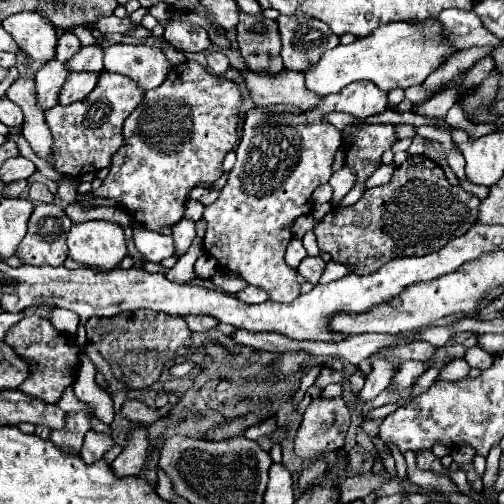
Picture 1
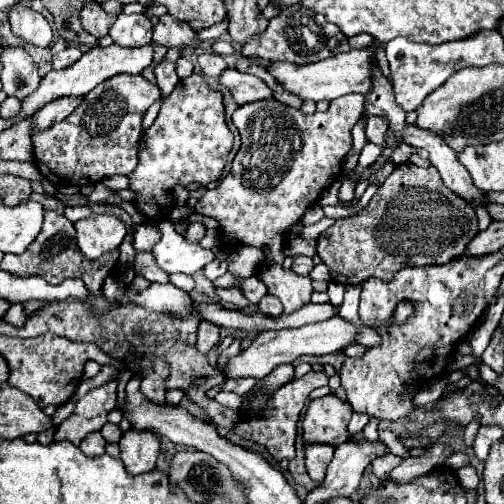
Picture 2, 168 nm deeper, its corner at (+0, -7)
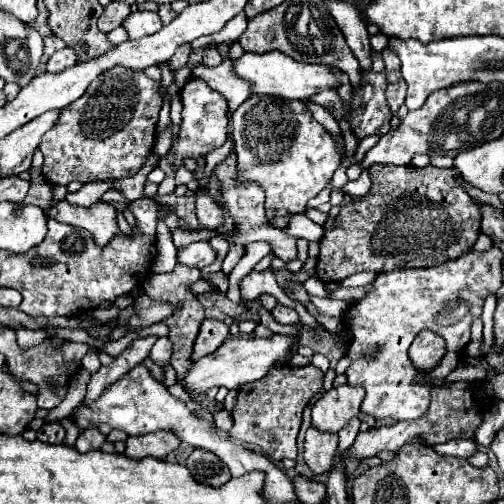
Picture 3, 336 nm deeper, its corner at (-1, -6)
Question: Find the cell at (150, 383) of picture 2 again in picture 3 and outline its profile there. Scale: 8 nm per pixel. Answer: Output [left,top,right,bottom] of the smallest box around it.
[150,338,172,364]

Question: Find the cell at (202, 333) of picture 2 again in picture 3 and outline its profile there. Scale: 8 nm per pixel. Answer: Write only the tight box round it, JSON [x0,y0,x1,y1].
[192,320,228,360]

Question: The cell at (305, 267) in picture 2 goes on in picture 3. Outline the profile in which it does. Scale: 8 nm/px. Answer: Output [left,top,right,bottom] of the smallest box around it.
[214,154,296,260]

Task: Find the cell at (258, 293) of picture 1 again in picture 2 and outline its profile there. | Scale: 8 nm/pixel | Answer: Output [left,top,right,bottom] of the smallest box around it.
[257,295,283,315]

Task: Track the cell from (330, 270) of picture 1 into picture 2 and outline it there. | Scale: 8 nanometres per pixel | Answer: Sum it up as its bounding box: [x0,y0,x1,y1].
[309,263,331,283]

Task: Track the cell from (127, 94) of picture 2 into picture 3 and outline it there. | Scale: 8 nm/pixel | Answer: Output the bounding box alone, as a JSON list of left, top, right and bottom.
[40,66,162,186]

